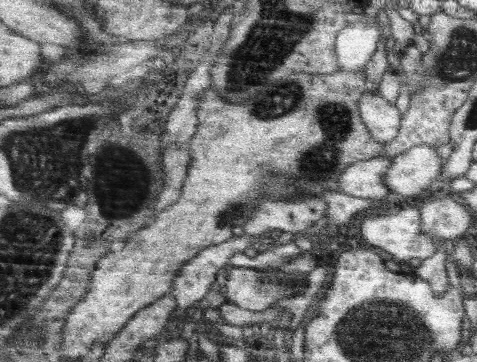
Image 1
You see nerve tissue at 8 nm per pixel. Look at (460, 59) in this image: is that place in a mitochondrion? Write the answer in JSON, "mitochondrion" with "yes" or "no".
{"mitochondrion":"yes"}

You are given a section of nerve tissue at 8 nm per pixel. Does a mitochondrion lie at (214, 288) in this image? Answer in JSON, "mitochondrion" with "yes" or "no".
{"mitochondrion":"no"}

